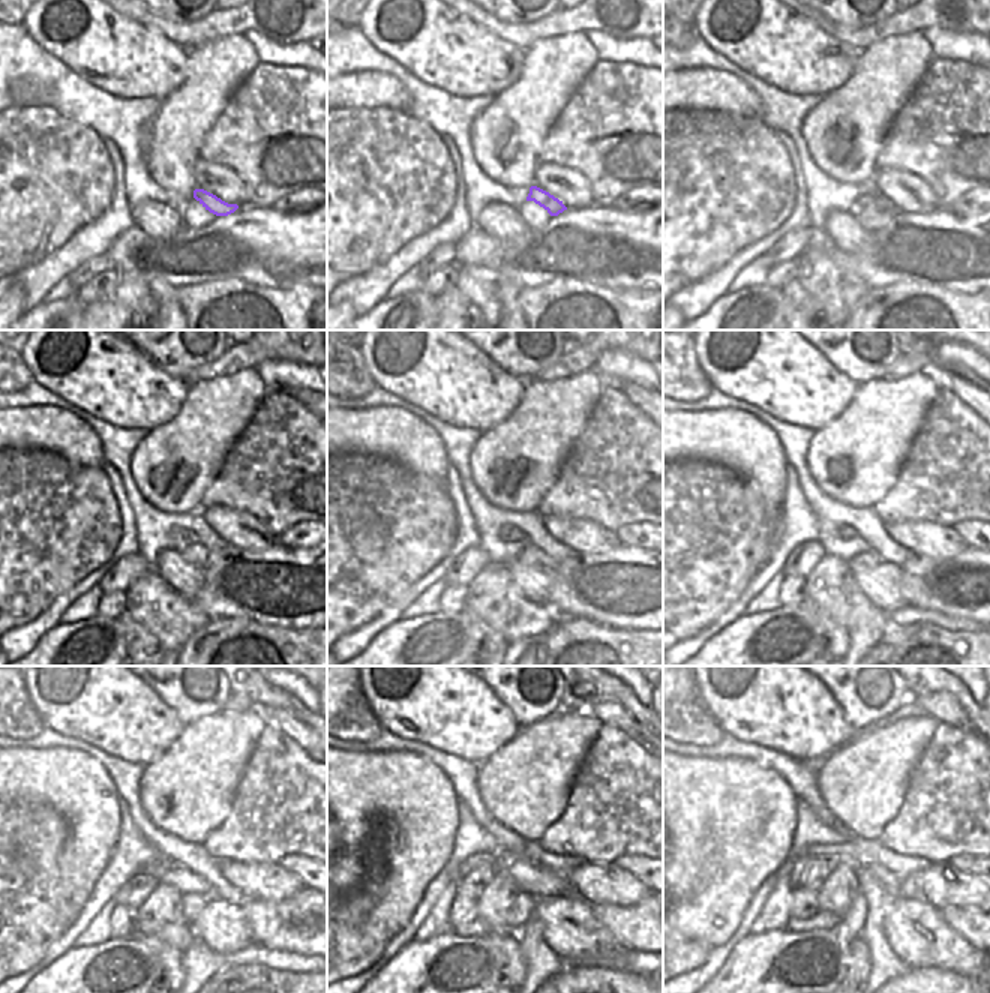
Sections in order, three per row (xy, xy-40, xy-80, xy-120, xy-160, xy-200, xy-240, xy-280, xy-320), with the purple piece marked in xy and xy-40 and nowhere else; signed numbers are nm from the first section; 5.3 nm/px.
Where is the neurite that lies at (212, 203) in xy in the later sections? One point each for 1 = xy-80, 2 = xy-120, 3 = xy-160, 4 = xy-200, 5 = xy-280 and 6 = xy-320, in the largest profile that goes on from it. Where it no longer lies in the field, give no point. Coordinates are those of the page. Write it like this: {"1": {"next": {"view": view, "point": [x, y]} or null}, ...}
{"1": {"next": {"view": "xy-80", "point": [876, 200]}}, "2": {"next": {"view": "xy-120", "point": [185, 534]}}, "3": {"next": {"view": "xy-160", "point": [509, 533]}}, "4": {"next": {"view": "xy-200", "point": [845, 531]}}, "5": {"next": {"view": "xy-280", "point": [476, 861]}}, "6": {"next": {"view": "xy-320", "point": [800, 866]}}}

